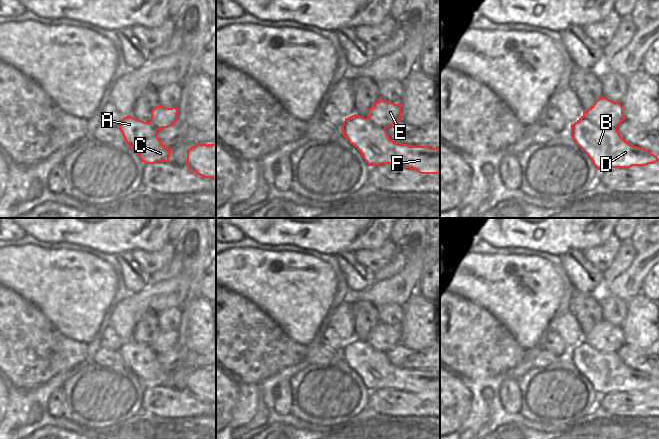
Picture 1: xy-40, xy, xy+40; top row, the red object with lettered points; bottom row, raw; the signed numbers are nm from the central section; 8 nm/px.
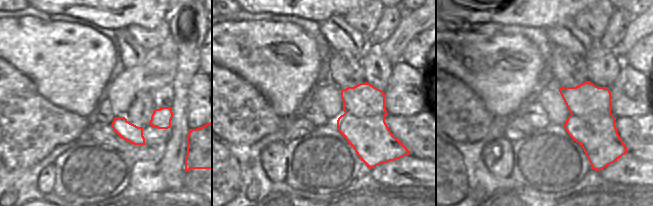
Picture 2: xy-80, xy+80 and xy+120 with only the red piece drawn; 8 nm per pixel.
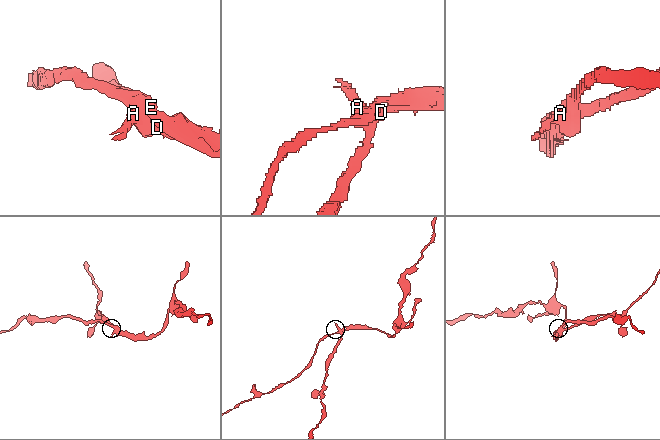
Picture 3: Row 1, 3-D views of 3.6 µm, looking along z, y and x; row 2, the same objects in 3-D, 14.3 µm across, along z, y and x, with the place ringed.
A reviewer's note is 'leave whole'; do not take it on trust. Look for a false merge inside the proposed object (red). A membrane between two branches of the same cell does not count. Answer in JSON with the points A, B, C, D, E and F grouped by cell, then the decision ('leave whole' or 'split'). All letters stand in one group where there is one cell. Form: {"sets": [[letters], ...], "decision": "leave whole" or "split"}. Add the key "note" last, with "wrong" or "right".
{"sets": [["A", "B", "C", "D", "F"], ["E"]], "decision": "split", "note": "wrong"}

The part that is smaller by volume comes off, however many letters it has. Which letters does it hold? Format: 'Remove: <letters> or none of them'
Remove: A, B, C, D, F

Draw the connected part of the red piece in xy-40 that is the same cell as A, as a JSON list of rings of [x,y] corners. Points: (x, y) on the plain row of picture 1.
[[[132,340],[122,343],[119,353],[126,367],[145,388],[169,386],[171,372],[166,372],[157,361],[157,353],[150,346]]]

